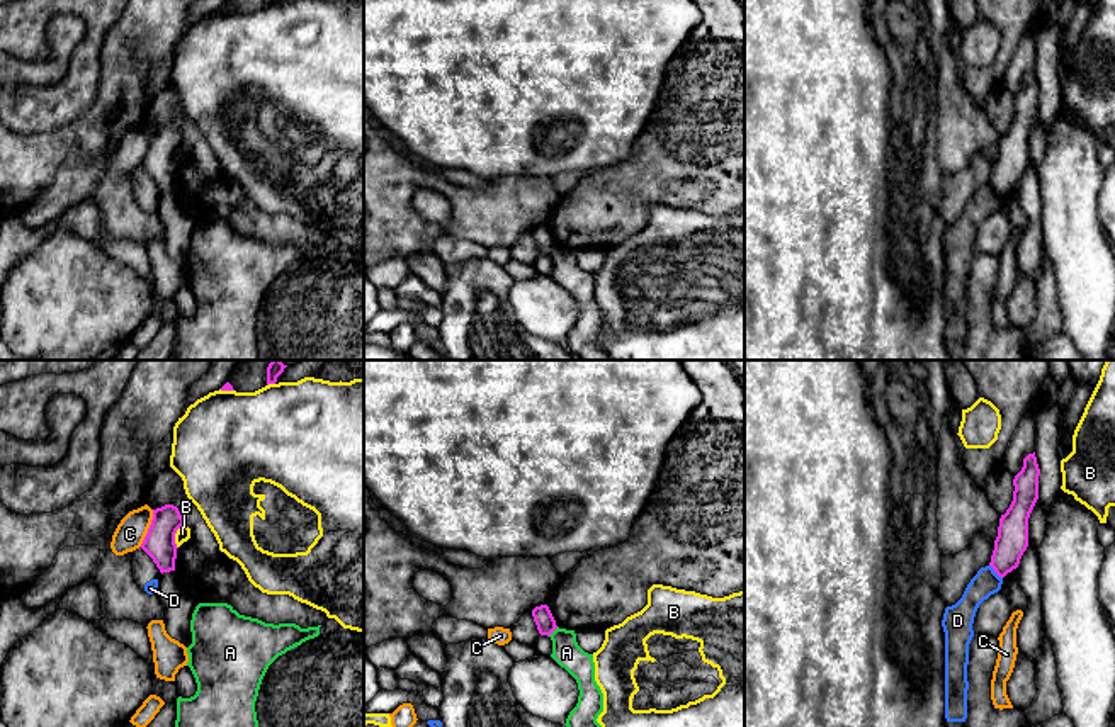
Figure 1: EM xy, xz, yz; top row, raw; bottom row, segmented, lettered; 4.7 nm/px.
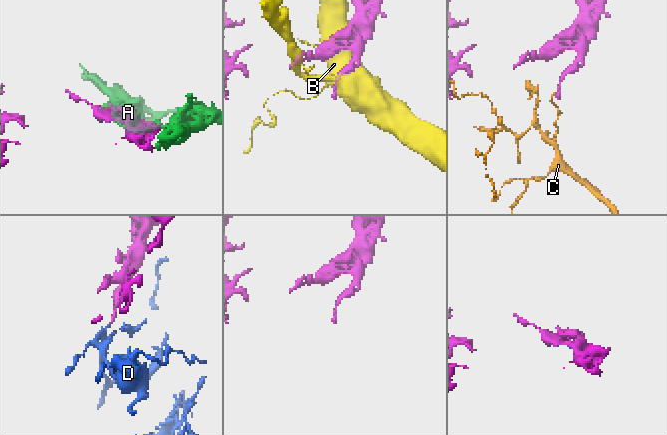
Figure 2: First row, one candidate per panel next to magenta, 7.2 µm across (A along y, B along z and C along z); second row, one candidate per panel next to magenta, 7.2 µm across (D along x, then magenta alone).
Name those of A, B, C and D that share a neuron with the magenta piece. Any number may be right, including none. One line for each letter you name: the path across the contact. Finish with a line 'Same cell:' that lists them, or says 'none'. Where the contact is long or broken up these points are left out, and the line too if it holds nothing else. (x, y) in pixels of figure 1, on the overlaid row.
Same cell: none

